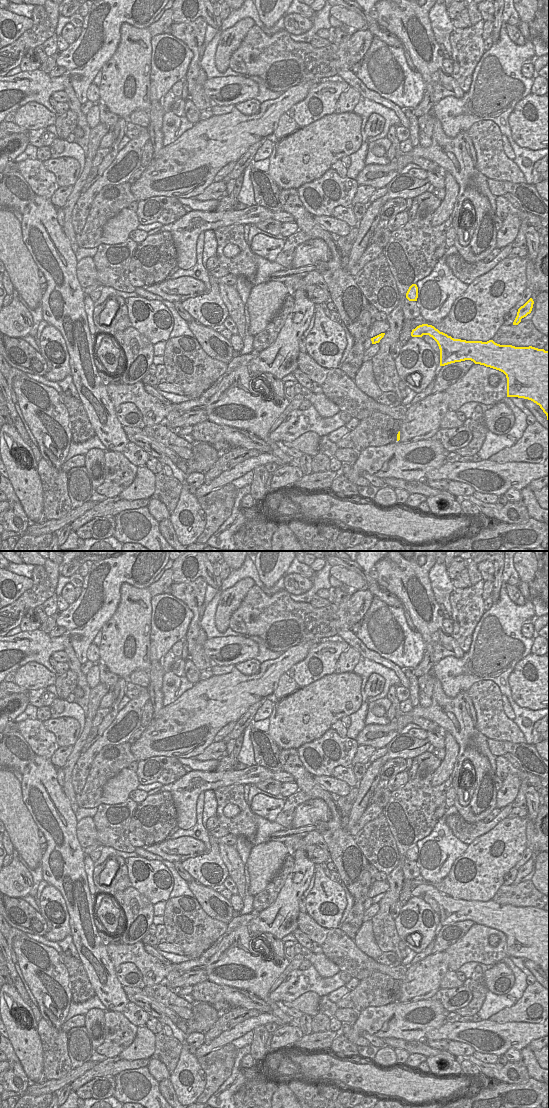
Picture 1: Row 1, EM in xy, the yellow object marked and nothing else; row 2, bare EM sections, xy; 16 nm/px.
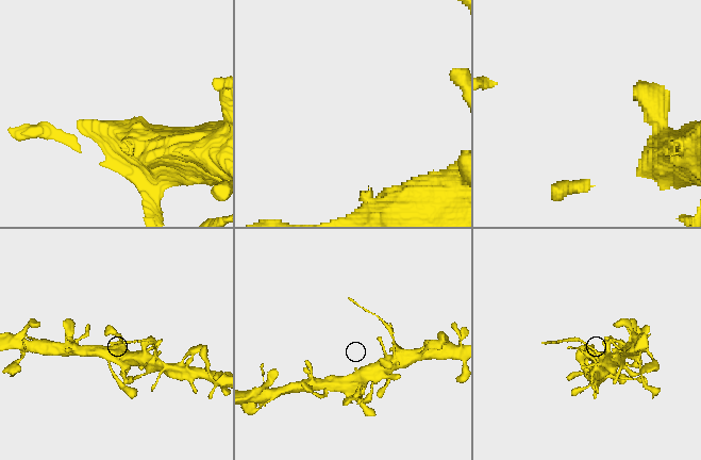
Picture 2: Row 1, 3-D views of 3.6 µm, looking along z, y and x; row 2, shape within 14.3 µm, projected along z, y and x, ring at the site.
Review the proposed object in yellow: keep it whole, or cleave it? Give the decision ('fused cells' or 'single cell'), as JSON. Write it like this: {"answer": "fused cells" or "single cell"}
{"answer": "fused cells"}

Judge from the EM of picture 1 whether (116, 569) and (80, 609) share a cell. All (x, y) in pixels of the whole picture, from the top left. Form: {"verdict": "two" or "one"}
{"verdict": "one"}

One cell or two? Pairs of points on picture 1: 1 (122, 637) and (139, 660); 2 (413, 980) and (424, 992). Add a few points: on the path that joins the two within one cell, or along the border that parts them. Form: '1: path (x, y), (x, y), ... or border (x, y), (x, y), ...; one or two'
1: path (122, 646), (123, 656), (130, 659); one
2: path (416, 983), (422, 989); one

